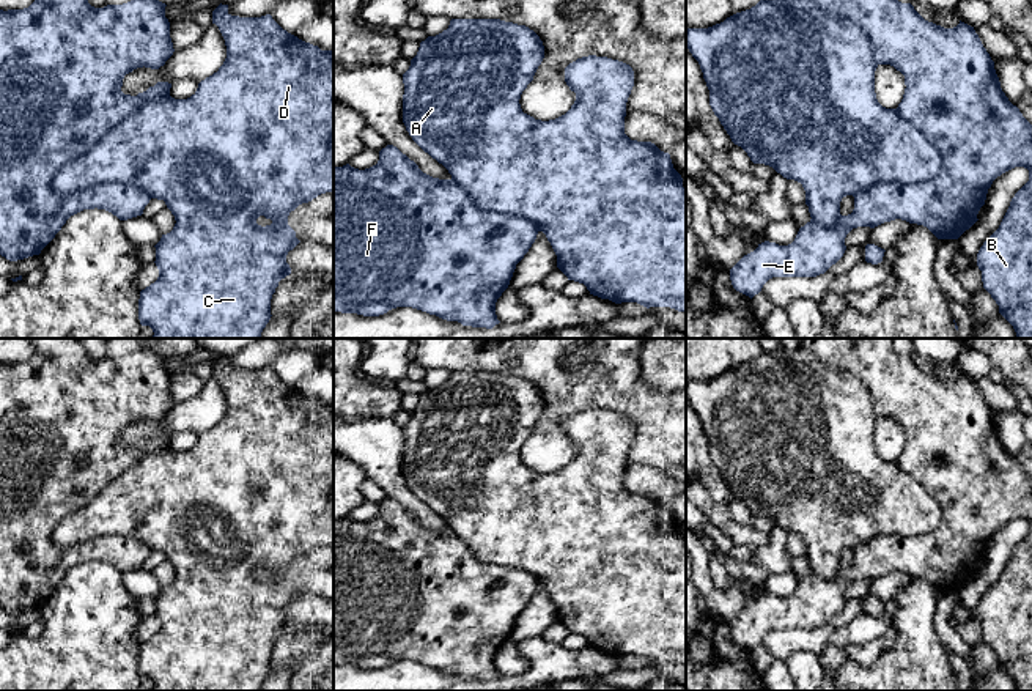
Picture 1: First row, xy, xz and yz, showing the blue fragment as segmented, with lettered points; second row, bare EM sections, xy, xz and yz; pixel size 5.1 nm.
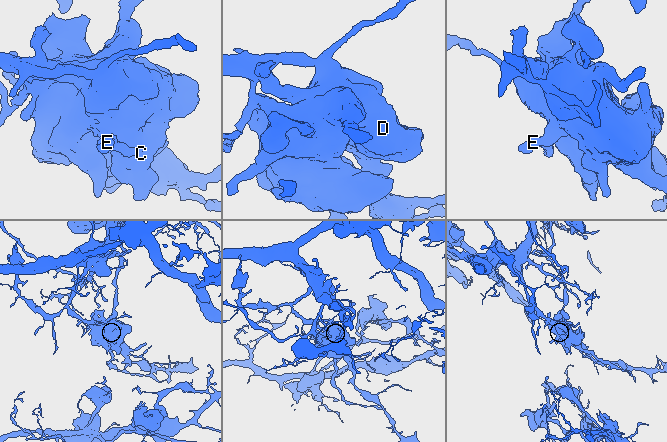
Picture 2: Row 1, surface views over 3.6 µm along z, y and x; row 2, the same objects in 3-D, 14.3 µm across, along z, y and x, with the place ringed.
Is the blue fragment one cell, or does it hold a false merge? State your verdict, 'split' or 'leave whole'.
leave whole

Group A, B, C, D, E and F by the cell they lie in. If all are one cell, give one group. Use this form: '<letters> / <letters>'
A B C D E F

